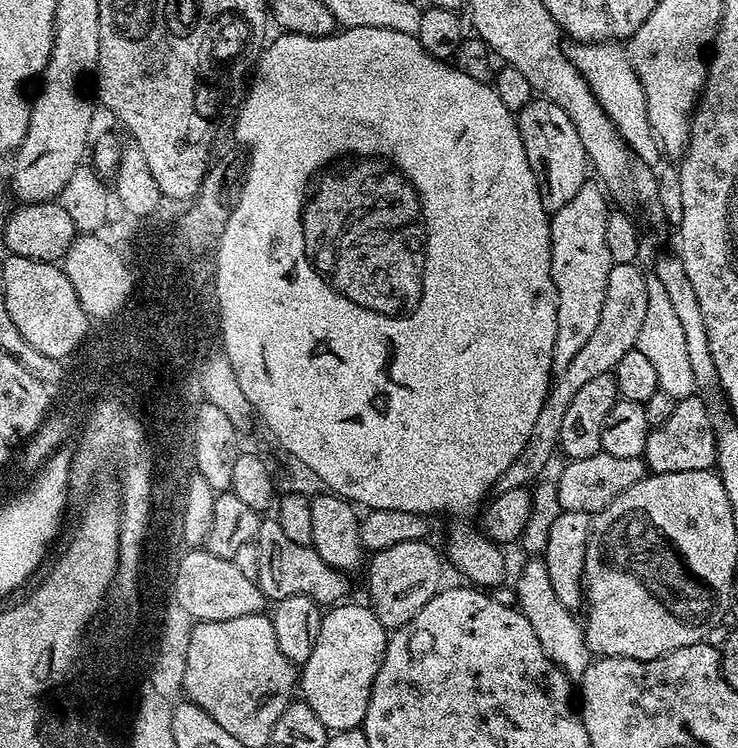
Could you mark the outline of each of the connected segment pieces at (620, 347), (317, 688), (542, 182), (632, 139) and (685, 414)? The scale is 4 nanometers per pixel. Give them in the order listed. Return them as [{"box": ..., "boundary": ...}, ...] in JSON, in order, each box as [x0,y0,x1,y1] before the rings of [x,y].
[{"box":[495,263,646,493],"boundary":[[[639,263],[613,264],[610,278],[606,278],[606,302],[602,302],[602,315],[598,317],[598,327],[590,334],[582,350],[574,354],[570,366],[559,369],[554,383],[544,399],[542,414],[538,414],[538,422],[534,422],[534,430],[530,430],[530,438],[526,438],[526,446],[522,446],[522,454],[510,462],[506,474],[498,478],[495,486],[497,493],[506,490],[528,488],[542,471],[542,466],[558,452],[562,417],[566,415],[566,406],[570,406],[574,394],[590,382],[590,378],[598,378],[598,374],[606,374],[618,366],[622,354],[636,347],[638,334],[642,331],[642,321],[646,319],[646,272],[640,269]]]},{"box":[298,603,390,732],"boundary":[[[337,603],[321,615],[318,642],[314,642],[314,650],[298,676],[302,699],[332,732],[363,725],[372,683],[384,661],[390,635],[367,603],[348,603]]]},{"box":[518,98,590,214],"boundary":[[[533,98],[519,112],[518,123],[522,146],[526,146],[526,162],[530,162],[530,170],[534,170],[542,206],[549,214],[562,210],[562,206],[582,190],[590,176],[588,155],[582,146],[582,138],[578,138],[578,130],[574,130],[574,122],[570,122],[562,106],[543,98]]]},{"box":[563,40,662,165],"boundary":[[[568,40],[563,45],[567,58],[586,78],[591,92],[598,98],[599,104],[606,110],[628,147],[644,164],[659,165],[662,160],[662,149],[653,134],[653,128],[650,126],[649,111],[646,110],[645,90],[633,68],[629,51],[617,41],[586,43]]]},{"box":[642,394,716,472],"boundary":[[[693,394],[676,401],[674,412],[670,418],[666,418],[664,424],[655,425],[648,433],[646,450],[642,457],[647,471],[657,472],[681,472],[682,470],[709,470],[716,463],[716,427],[712,424],[712,412],[706,401],[700,394]]]}]

